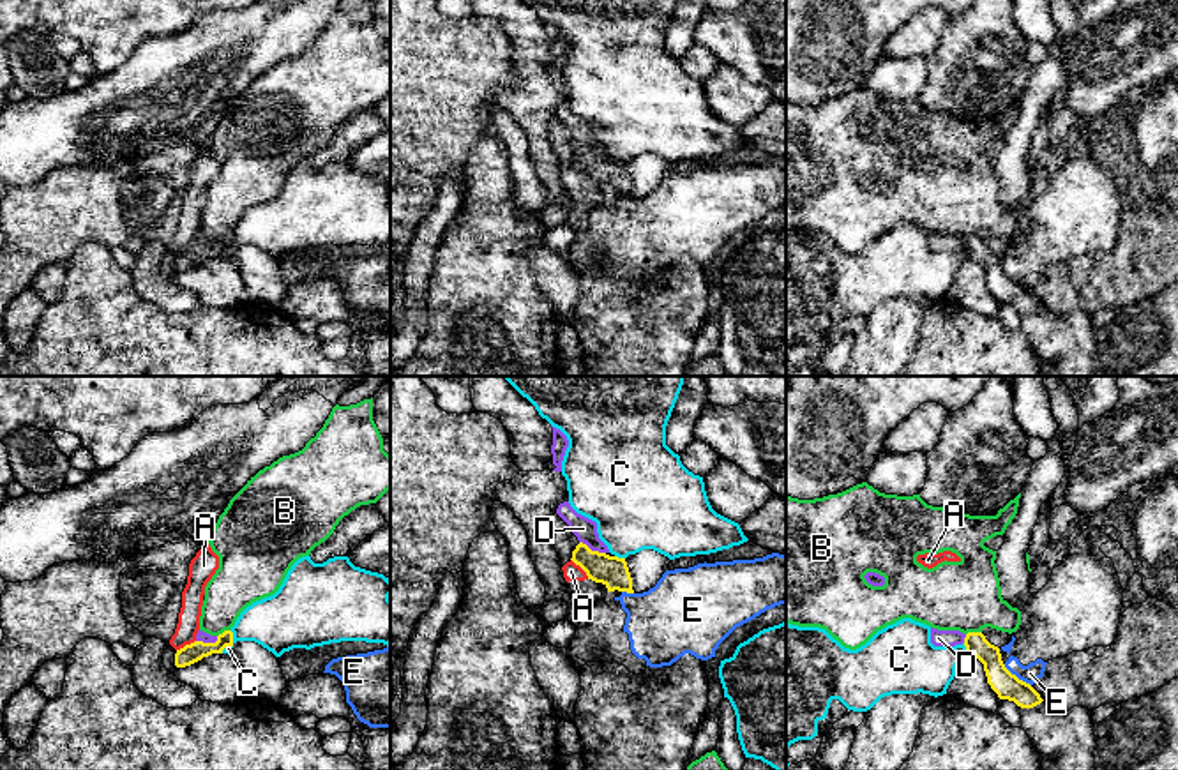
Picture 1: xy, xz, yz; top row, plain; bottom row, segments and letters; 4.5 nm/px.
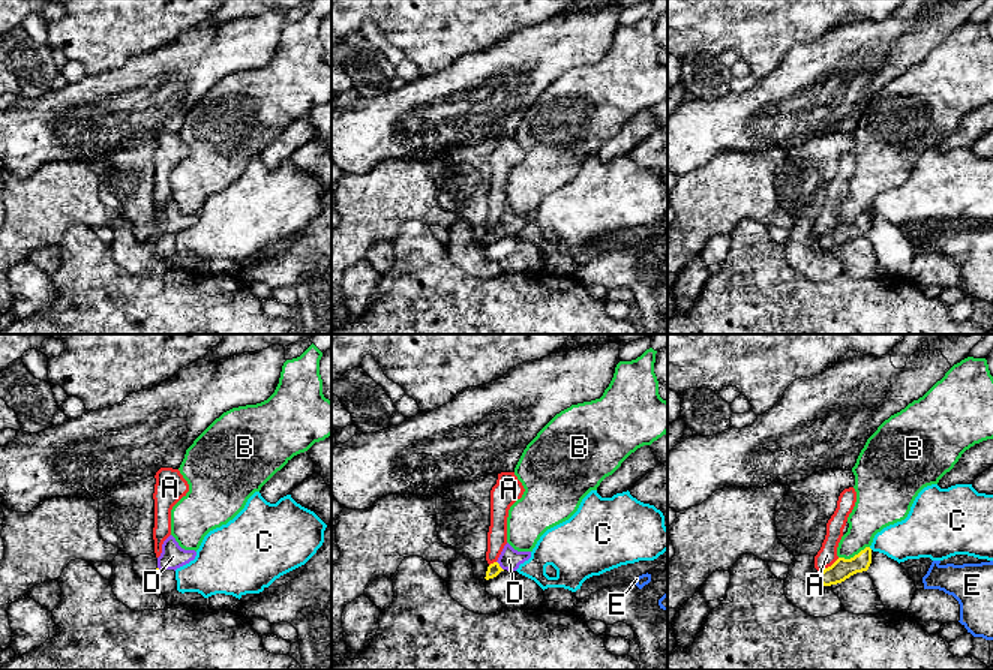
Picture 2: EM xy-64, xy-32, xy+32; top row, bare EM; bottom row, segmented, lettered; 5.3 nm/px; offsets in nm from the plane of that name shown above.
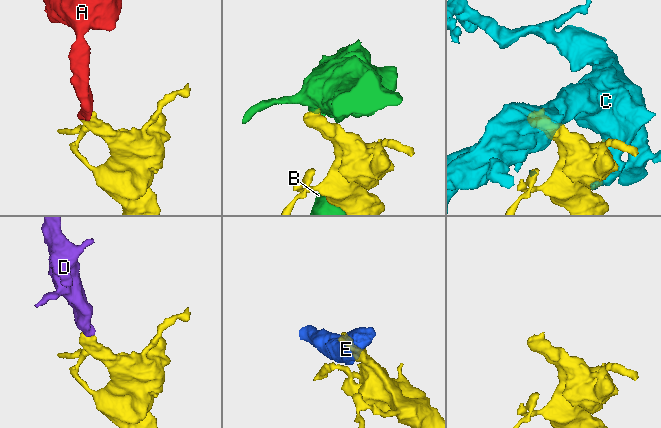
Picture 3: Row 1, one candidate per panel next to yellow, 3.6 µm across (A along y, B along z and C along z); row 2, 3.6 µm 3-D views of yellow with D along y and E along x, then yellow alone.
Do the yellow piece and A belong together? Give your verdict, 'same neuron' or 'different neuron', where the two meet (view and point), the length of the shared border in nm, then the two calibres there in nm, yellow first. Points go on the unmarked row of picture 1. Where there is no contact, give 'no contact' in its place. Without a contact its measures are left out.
different neuron | xz (581, 172) | 130 nm | 140/80 nm

